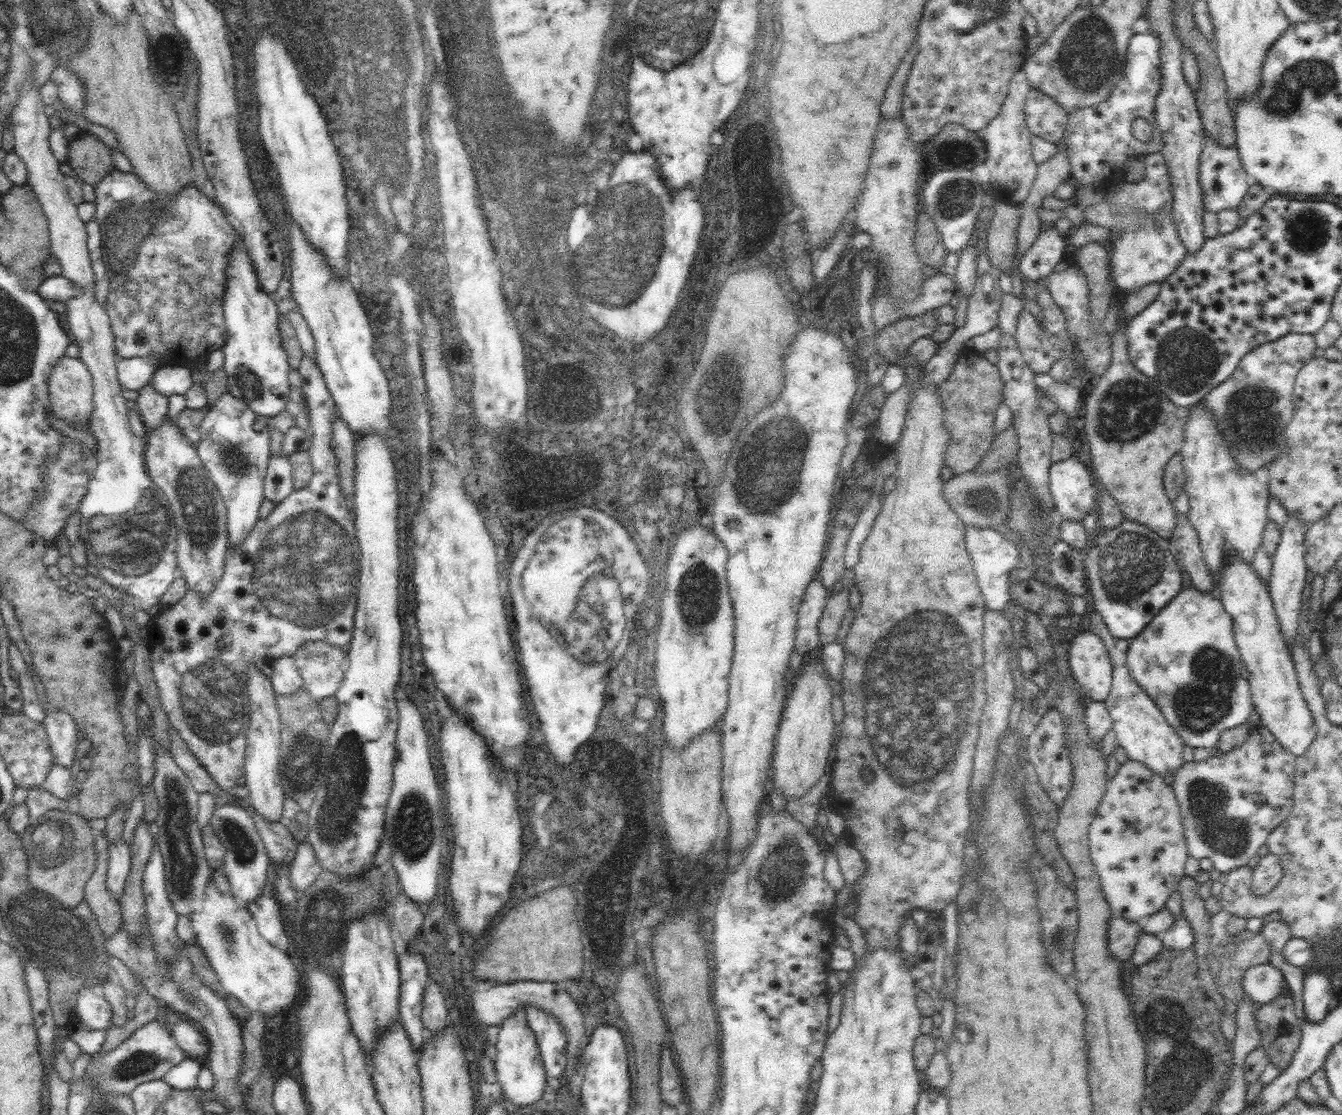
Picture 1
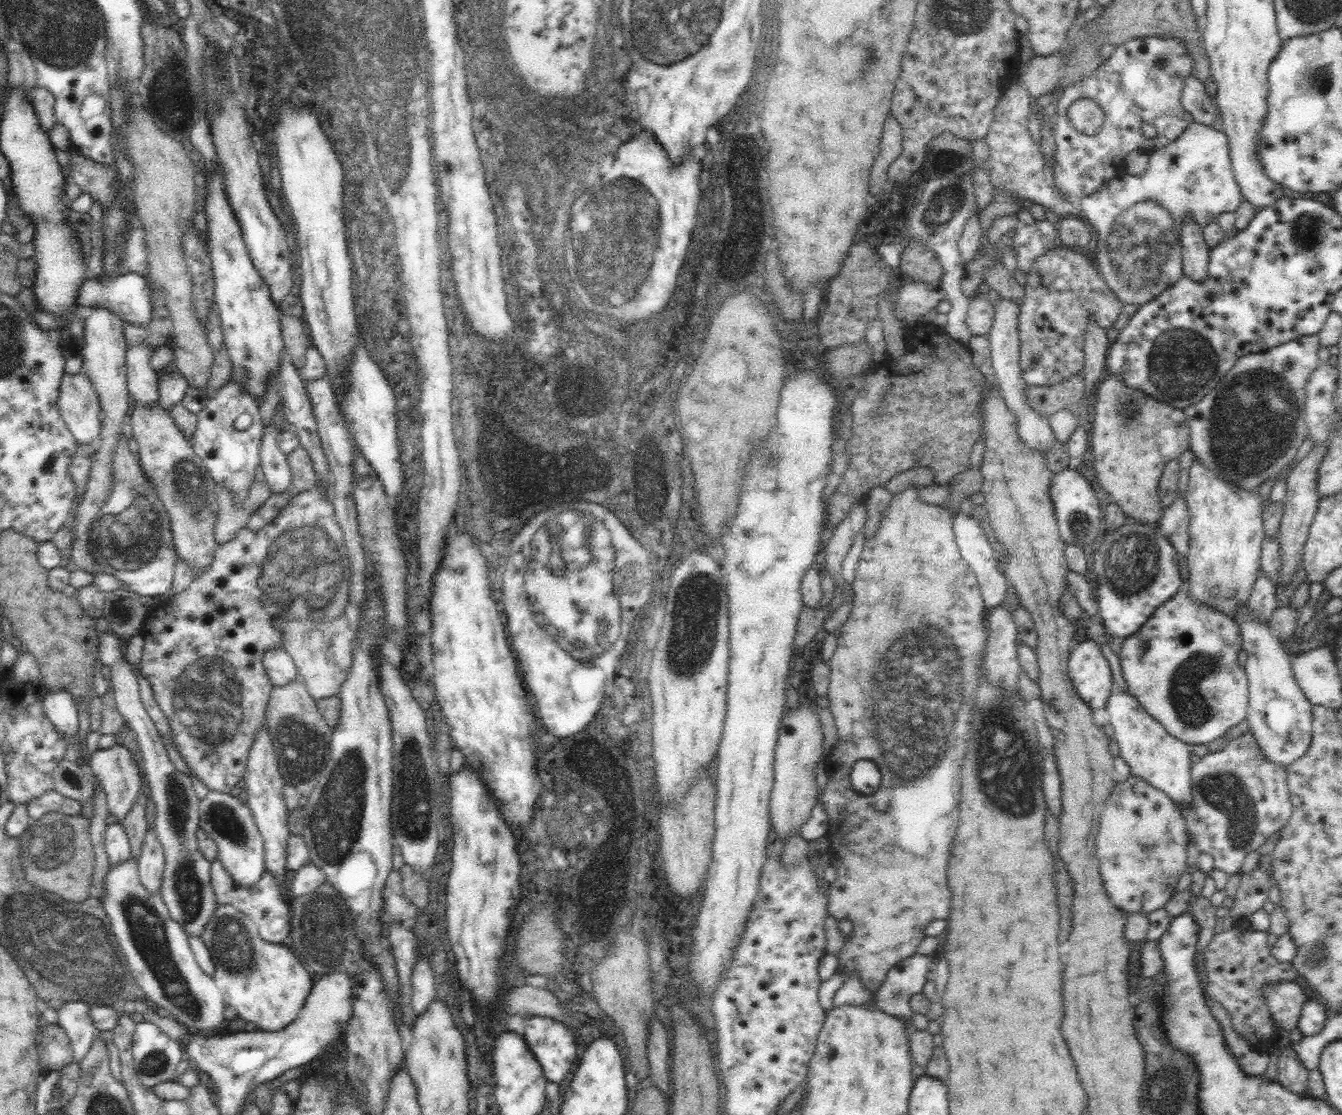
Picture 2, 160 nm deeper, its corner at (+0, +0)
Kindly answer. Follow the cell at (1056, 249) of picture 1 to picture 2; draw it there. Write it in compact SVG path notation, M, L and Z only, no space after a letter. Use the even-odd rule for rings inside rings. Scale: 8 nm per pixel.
M1035 220L1033 224L1019 223L1014 228L1014 237L1009 240L1014 248L1017 268L1027 274L1024 304L1021 306L1018 328L1021 340L1019 352L1020 368L1028 386L1054 386L1064 383L1068 378L1079 374L1085 363L1085 336L1090 315L1097 326L1108 331L1120 317L1123 302L1104 281L1099 267L1092 257L1074 252L1070 247L1059 243L1057 224L1044 220Z

